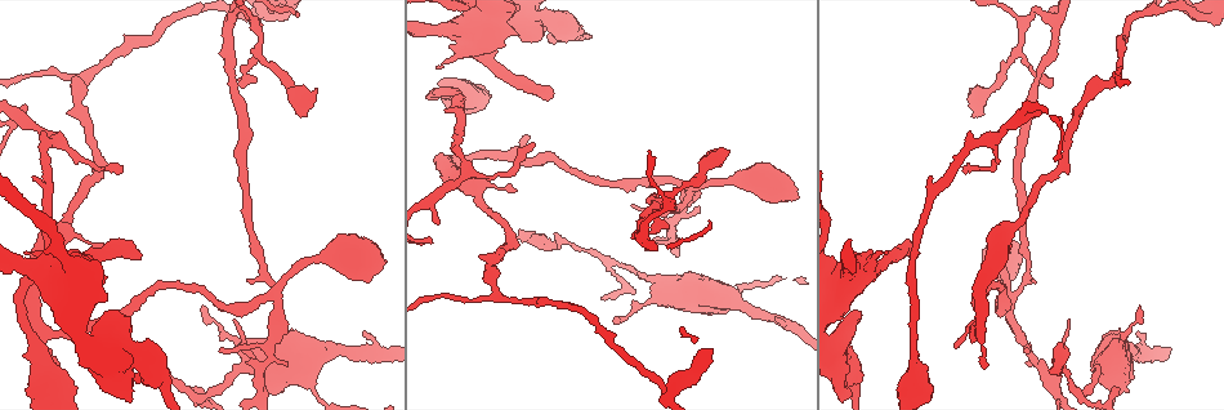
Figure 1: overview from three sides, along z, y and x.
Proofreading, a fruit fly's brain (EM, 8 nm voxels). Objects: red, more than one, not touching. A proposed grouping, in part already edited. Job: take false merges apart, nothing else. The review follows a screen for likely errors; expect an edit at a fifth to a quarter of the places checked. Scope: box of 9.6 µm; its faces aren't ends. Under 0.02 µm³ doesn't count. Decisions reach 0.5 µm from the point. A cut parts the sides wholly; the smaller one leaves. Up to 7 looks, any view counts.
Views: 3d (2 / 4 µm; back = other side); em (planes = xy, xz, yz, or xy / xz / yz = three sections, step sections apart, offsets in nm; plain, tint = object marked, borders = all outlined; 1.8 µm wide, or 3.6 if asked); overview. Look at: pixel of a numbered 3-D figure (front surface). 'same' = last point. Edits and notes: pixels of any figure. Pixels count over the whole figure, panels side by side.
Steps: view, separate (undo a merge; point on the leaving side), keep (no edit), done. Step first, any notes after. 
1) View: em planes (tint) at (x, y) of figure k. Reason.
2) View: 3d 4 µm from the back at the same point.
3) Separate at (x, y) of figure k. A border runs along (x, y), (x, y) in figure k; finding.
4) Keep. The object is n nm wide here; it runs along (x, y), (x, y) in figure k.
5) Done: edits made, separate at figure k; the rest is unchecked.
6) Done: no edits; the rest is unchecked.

View: em 3.6 µm yz step 8 (tint) at (296, 368) of figure 1. Thick turns thin.

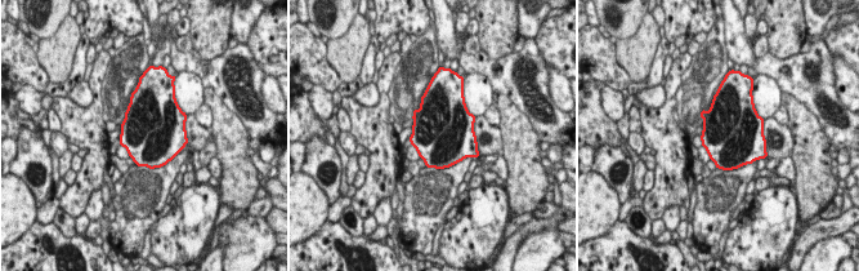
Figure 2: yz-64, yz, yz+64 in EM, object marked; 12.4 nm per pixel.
View: em 3.6 µm planes (tint) at the same point.

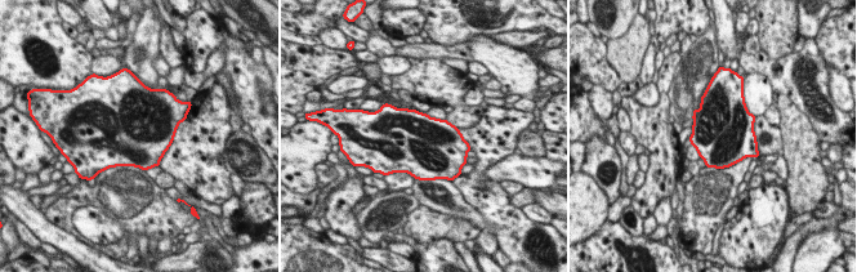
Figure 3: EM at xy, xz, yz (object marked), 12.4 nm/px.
Keep. One cell here.

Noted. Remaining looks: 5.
View: 3d 4 µm at (690, 187) of figure 1. Four-way junction.

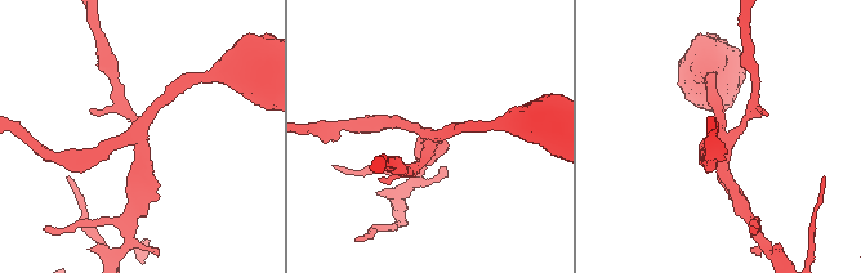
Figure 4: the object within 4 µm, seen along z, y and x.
View: em planes (tint) at (722, 129) of figure 4. 4 arms meet here.

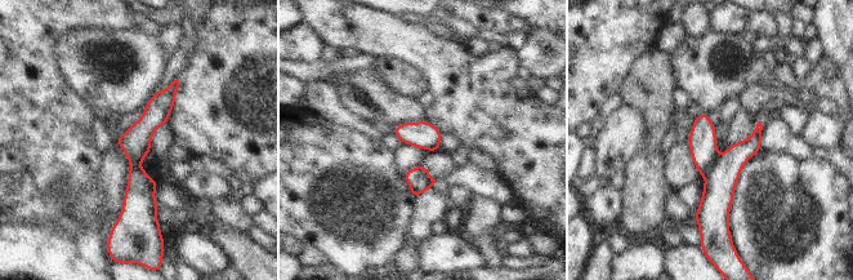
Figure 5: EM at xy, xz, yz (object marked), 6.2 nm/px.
Separate at (722, 178) of figure 5. The object is 170 nm wide here; two cells meet here.

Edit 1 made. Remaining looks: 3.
View: em 3.6 µm planes (borders) at (918, 366) of figure 1. Sudden change in width.

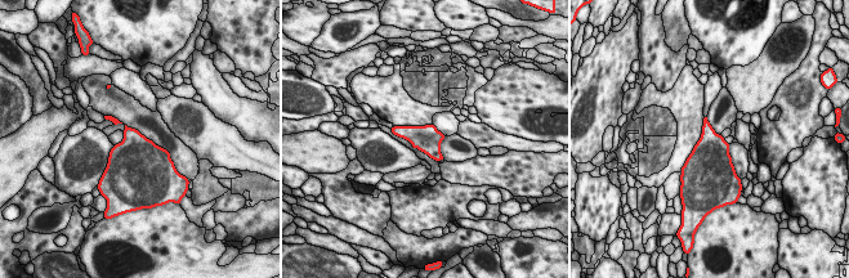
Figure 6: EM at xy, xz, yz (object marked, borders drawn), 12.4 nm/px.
Keep. All the same cell.

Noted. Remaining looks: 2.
Done: edits made, separate at figure 5; the rest is unchecked.

